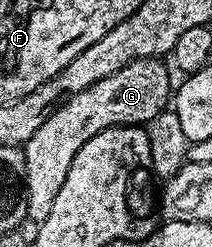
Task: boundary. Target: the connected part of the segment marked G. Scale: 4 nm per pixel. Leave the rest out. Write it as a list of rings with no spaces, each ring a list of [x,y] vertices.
[[[153,57],[137,59],[124,65],[110,77],[104,77],[104,81],[96,81],[94,85],[88,85],[88,89],[84,89],[84,93],[76,93],[76,97],[72,97],[64,105],[60,105],[60,109],[56,109],[56,113],[52,113],[52,117],[48,117],[48,121],[44,121],[44,125],[40,125],[40,129],[36,129],[36,133],[32,133],[32,137],[24,145],[26,152],[24,178],[26,200],[28,201],[27,213],[31,220],[34,219],[35,224],[42,223],[44,217],[48,217],[48,213],[52,213],[52,204],[56,202],[56,193],[60,193],[60,185],[64,185],[64,177],[68,177],[68,165],[72,165],[72,157],[76,157],[76,153],[80,149],[80,145],[84,145],[84,141],[92,141],[92,137],[96,137],[96,133],[109,127],[149,125],[161,111],[167,110],[168,100],[172,95],[171,68],[169,66],[166,68],[162,63],[165,62],[161,58]]]

